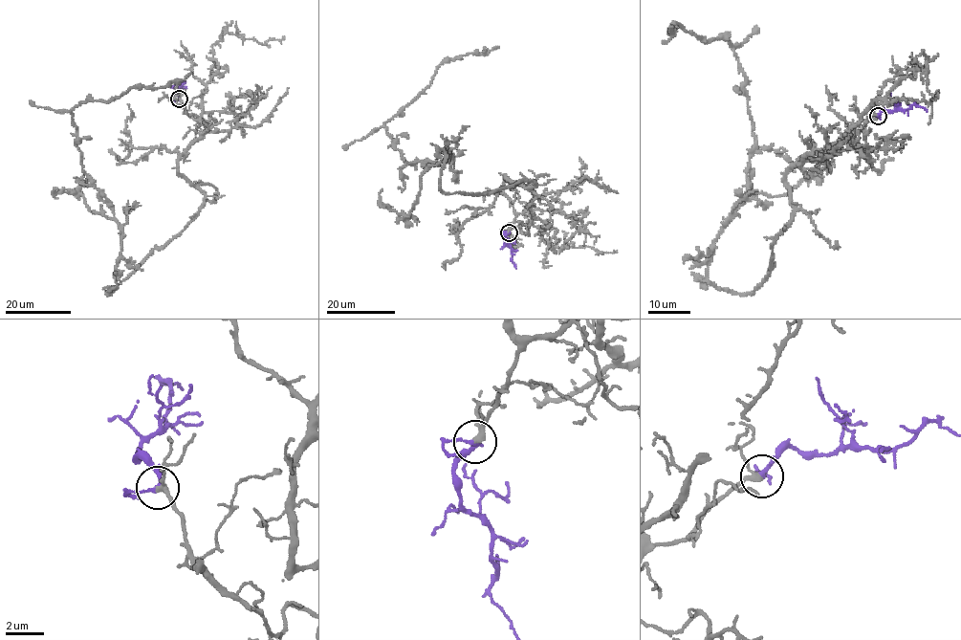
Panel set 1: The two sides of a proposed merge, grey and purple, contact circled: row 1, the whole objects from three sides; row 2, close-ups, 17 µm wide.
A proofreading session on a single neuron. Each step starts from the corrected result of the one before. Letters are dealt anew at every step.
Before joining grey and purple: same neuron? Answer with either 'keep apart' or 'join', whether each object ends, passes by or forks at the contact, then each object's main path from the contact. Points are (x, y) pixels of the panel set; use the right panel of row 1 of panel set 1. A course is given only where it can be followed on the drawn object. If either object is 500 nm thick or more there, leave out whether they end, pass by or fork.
join | grey passes by | purple passes by | grey via (878, 116), (787, 174), (768, 276), (719, 289), (710, 254), (754, 139), (746, 76), (730, 41), (672, 26) | purple via (878, 116), (883, 110), (907, 110), (914, 103), (926, 111)

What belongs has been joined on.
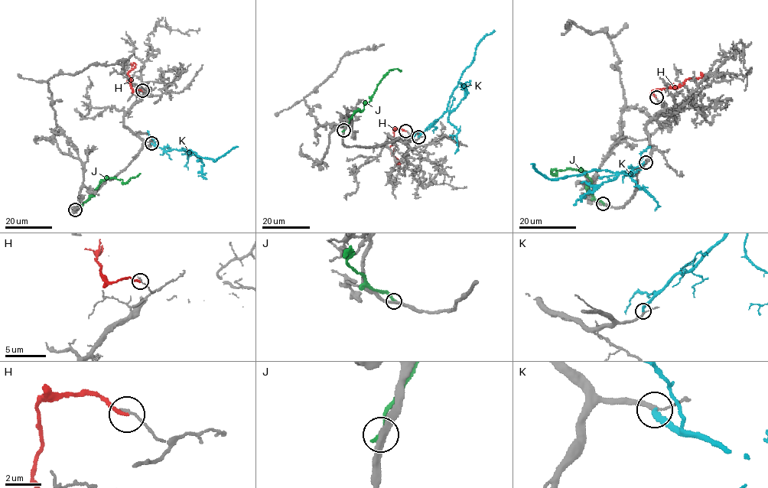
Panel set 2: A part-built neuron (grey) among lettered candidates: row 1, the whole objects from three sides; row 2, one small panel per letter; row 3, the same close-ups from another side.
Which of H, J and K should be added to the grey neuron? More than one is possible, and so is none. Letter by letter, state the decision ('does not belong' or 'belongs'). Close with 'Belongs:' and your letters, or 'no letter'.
H: does not belong
J: does not belong
K: belongs
Belongs: K

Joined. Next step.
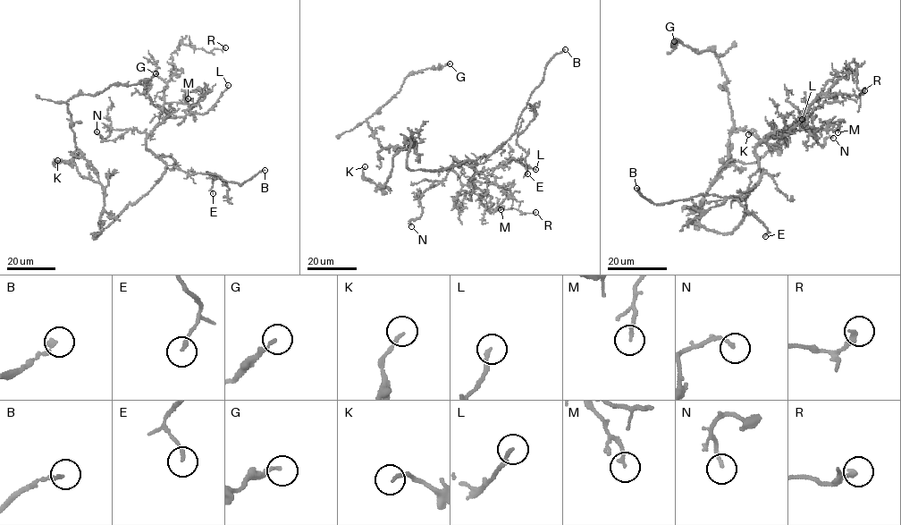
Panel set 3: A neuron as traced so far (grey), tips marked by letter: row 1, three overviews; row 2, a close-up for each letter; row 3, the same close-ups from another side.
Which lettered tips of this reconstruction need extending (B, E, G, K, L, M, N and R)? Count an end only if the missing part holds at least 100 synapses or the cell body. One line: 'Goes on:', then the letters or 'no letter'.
Goes on: B

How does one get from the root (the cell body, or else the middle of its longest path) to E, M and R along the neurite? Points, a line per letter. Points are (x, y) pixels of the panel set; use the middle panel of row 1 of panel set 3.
E: (418, 169), (444, 170), (471, 160), (483, 164), (517, 133), (517, 143), (527, 154), (527, 173)
M: (418, 169), (471, 160), (476, 164), (454, 156), (474, 168), (474, 182), (510, 190), (501, 209)
R: (418, 169), (471, 160), (476, 164), (454, 156), (474, 168), (472, 185), (484, 193), (485, 207), (535, 212)

